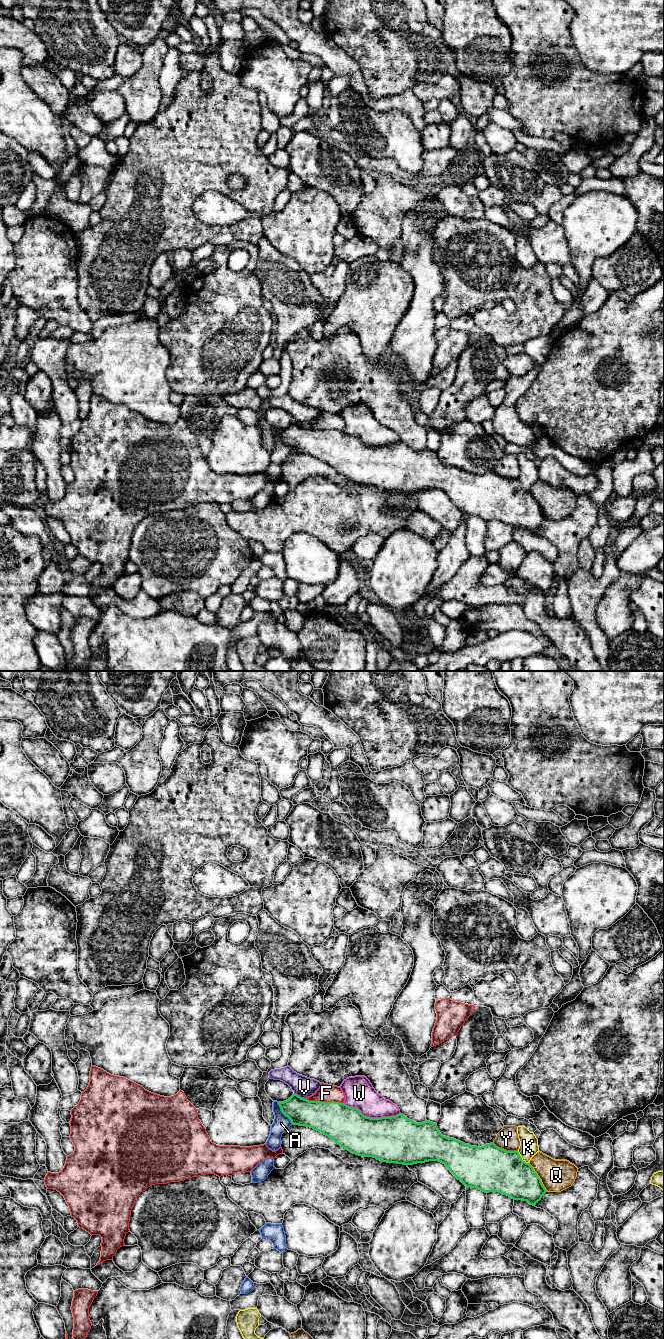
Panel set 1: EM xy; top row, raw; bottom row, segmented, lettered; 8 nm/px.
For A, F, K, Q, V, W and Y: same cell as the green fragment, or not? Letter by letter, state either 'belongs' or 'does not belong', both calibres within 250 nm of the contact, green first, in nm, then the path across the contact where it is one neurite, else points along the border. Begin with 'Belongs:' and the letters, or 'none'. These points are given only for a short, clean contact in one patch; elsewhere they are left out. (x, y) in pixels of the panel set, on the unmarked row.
Belongs: none
A: does not belong; calibres 220 and 130 nm; border xy (277, 430), (280, 438), (292, 451)
F: does not belong; calibres 320 and 140 nm
K: does not belong; calibres 360 and 150 nm
Q: does not belong; calibres 320 and 260 nm
V: does not belong; calibres 240 and 160 nm
W: does not belong; calibres 380 and 240 nm
Y: does not belong; calibres 380 and 170 nm

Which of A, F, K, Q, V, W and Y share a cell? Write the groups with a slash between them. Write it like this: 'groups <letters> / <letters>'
groups A / F / K / Q / V / W / Y

